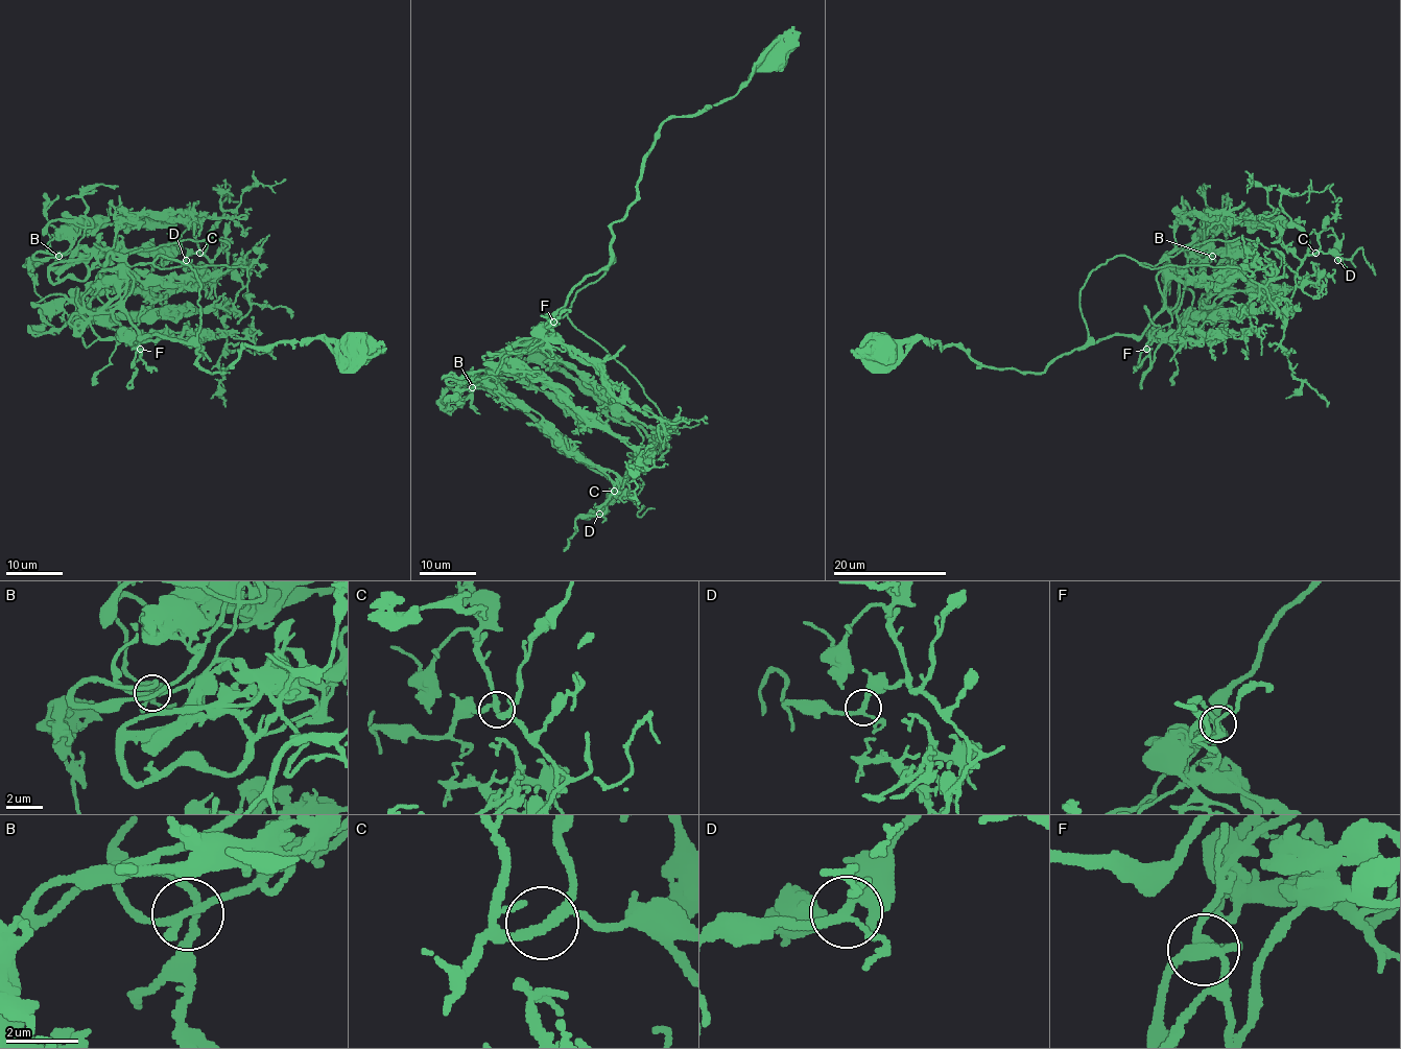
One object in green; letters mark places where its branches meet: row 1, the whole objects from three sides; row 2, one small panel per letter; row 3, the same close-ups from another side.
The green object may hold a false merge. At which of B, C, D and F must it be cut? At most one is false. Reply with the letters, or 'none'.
none

